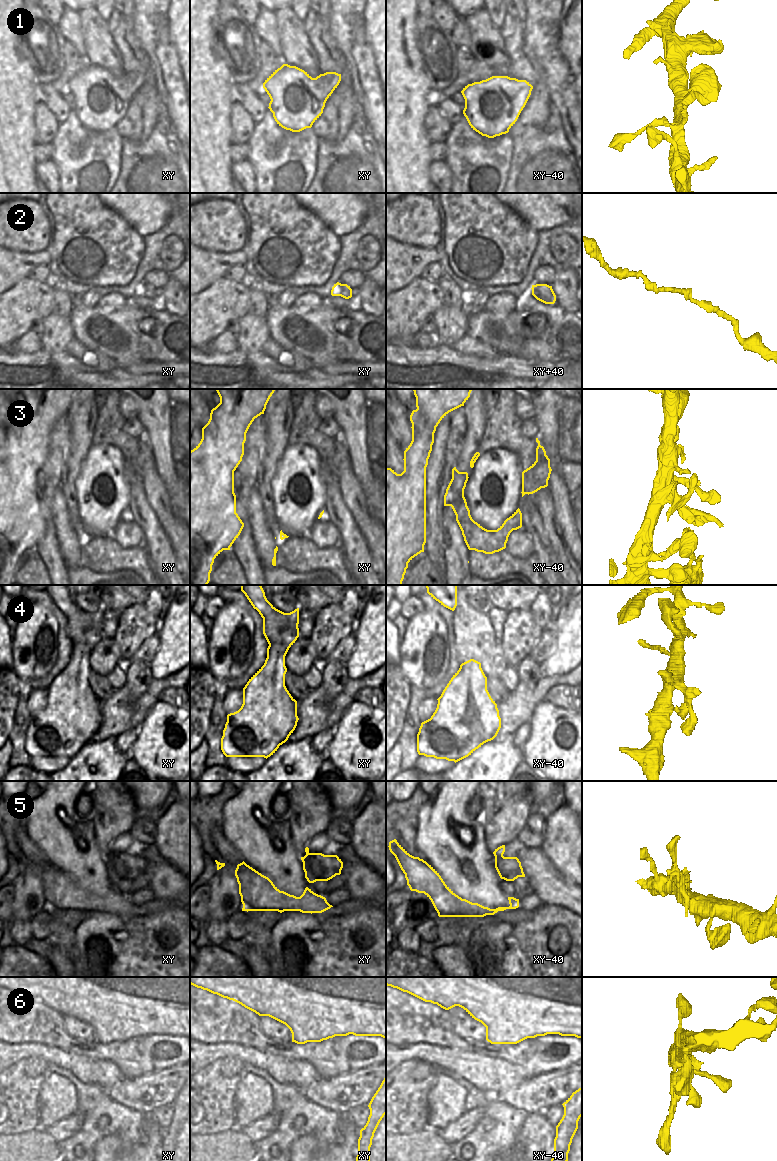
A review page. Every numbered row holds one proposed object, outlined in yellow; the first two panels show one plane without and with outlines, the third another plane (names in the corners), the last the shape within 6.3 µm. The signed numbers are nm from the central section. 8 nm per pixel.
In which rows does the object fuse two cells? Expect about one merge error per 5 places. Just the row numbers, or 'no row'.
no row

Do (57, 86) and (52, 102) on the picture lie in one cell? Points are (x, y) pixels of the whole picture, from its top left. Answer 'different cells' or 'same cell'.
different cells

